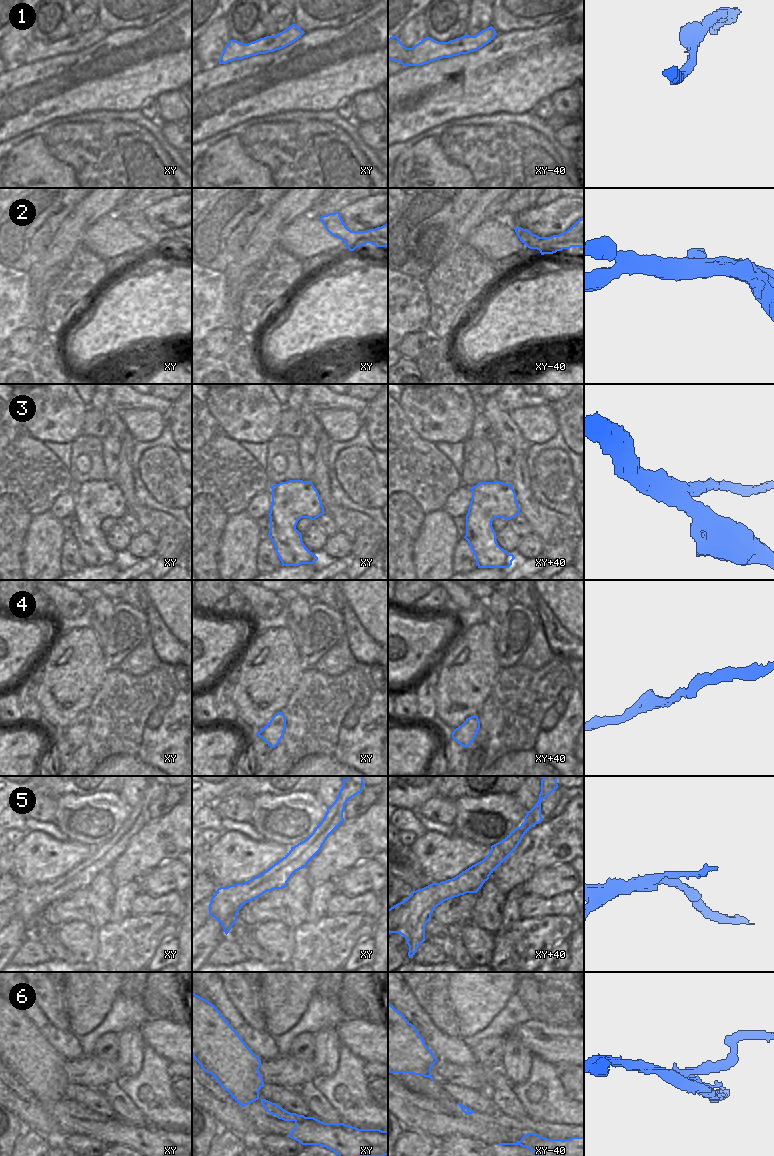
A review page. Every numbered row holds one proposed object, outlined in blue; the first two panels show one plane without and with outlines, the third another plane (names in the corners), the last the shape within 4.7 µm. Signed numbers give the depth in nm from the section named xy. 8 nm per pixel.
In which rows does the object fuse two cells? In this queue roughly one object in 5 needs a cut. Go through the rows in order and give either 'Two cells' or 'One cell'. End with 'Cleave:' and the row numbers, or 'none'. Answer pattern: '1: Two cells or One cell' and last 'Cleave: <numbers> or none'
1: One cell
2: One cell
3: One cell
4: One cell
5: One cell
6: Two cells
Cleave: 6.

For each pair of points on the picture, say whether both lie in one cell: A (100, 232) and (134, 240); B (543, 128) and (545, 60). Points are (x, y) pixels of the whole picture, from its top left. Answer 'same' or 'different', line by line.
A: same
B: different

